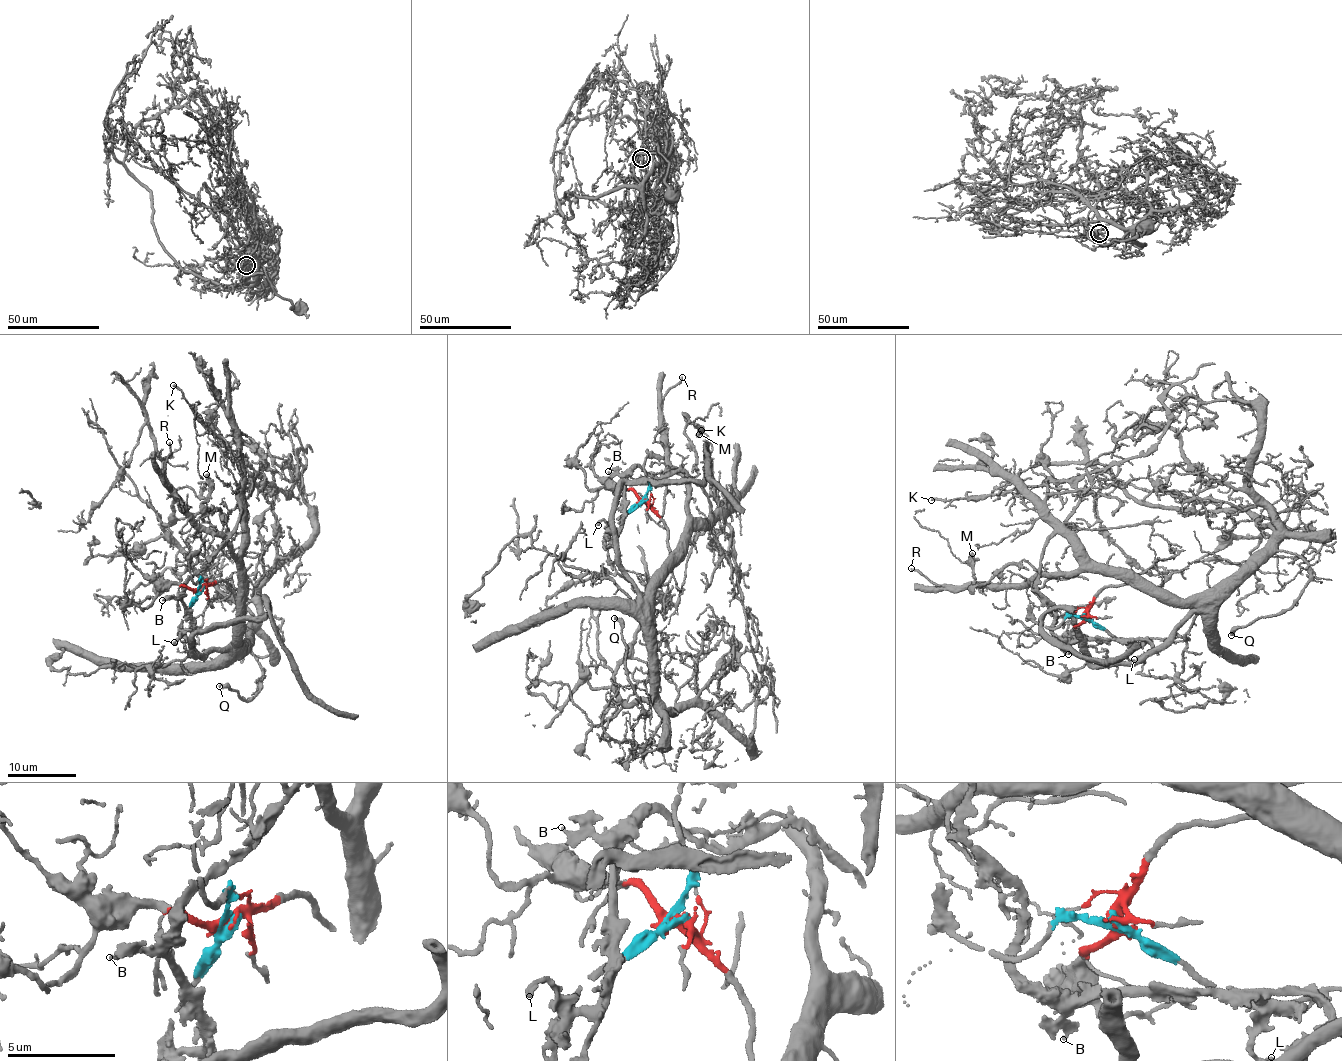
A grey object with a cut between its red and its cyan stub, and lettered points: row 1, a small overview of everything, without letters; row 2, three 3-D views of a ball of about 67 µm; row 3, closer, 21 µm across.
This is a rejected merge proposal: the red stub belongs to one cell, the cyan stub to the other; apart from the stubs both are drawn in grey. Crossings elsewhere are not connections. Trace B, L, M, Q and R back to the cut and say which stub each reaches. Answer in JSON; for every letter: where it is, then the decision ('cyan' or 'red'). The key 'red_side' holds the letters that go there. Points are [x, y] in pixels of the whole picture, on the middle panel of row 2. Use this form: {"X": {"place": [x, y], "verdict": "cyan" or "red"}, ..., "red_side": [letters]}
{"B": {"place": [608, 471], "verdict": "cyan"}, "L": {"place": [598, 525], "verdict": "cyan"}, "M": {"place": [699, 434], "verdict": "cyan"}, "Q": {"place": [614, 618], "verdict": "red"}, "R": {"place": [682, 377], "verdict": "red"}, "red_side": ["Q", "R"]}

